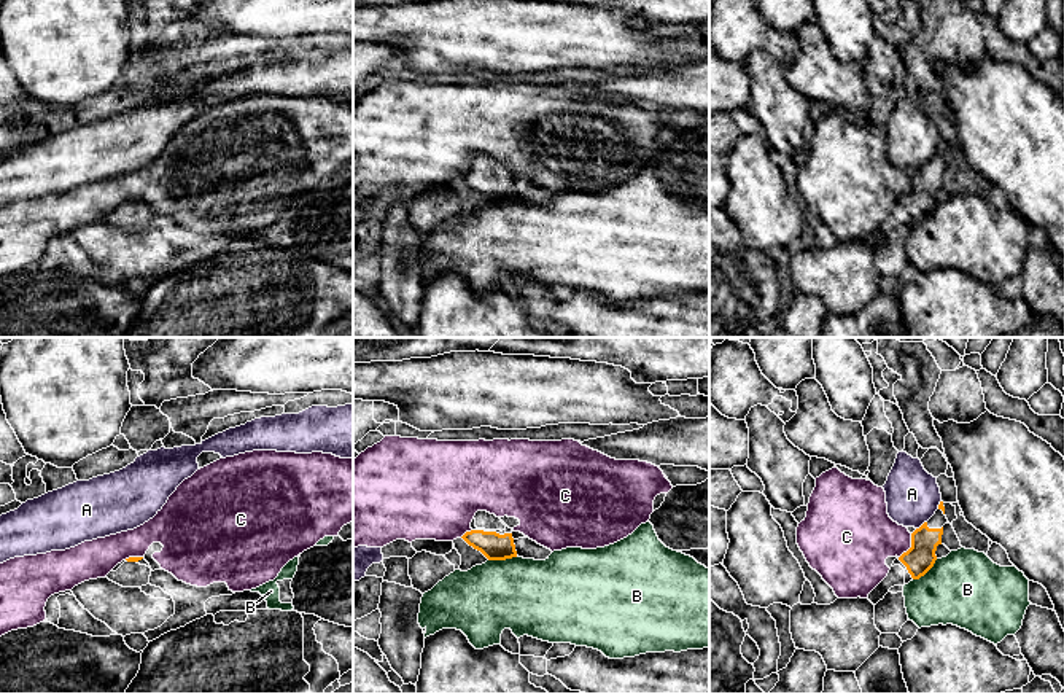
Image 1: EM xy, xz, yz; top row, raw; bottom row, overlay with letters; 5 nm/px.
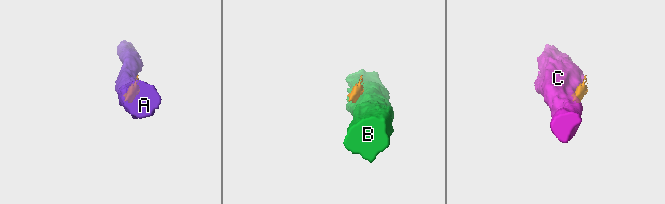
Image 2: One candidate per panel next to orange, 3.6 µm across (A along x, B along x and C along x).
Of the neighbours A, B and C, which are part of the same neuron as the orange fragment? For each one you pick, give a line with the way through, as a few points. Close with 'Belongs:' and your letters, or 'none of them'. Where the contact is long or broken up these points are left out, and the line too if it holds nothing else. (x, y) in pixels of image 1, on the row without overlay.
Belongs: none of them

